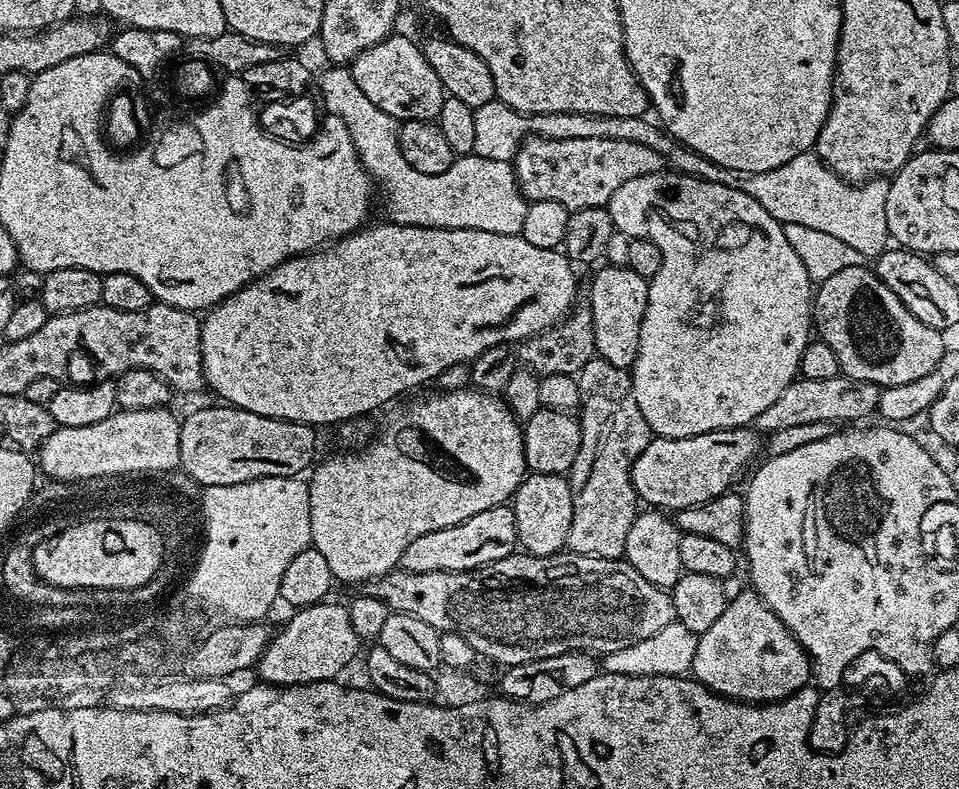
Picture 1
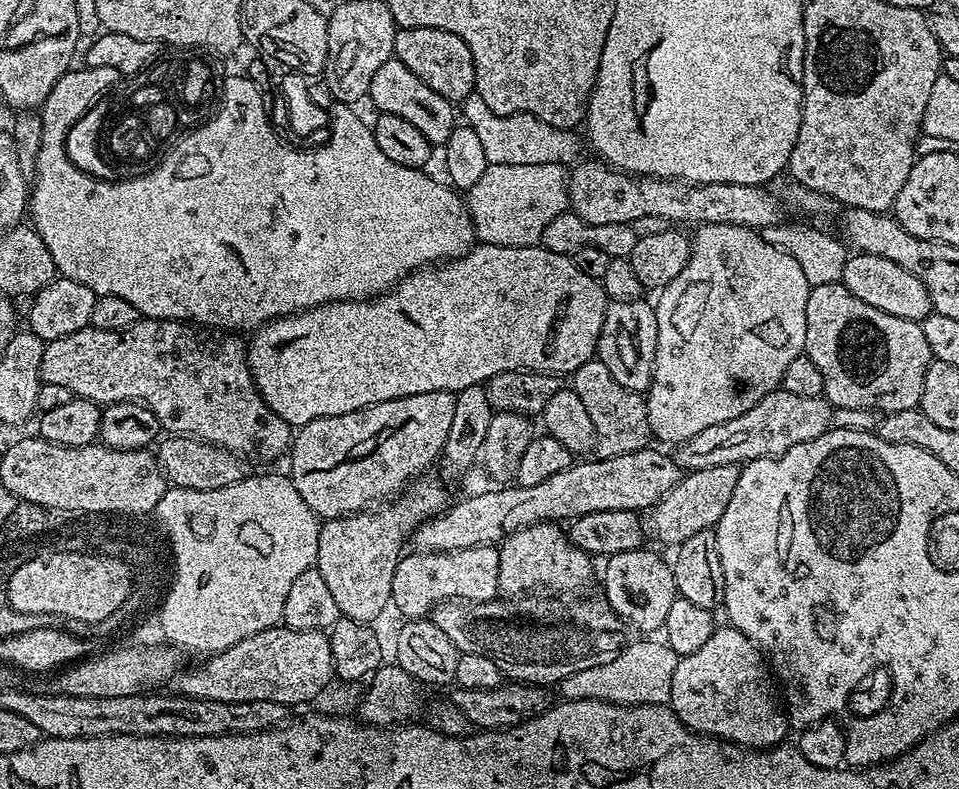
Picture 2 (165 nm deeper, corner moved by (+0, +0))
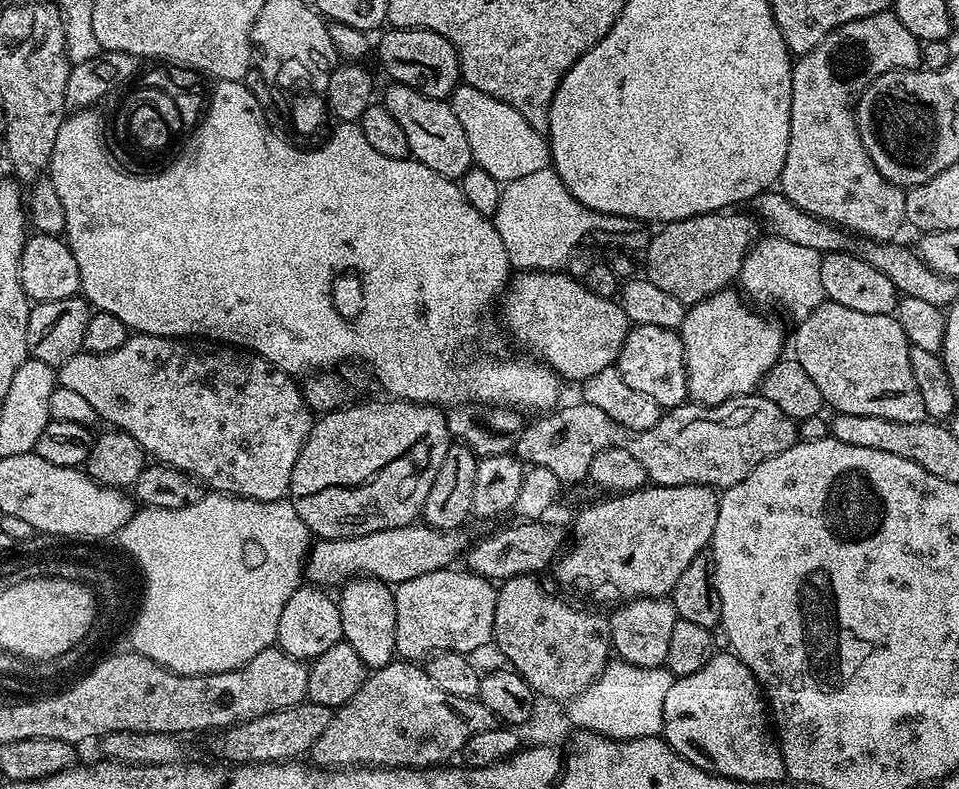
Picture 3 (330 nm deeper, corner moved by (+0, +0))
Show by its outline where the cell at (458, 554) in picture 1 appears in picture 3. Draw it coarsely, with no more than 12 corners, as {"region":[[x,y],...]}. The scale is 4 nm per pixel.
{"region":[[453,566],[395,585],[396,656],[493,643],[497,585]]}

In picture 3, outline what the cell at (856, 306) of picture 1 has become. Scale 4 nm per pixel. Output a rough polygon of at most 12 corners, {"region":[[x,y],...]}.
{"region":[[825,299],[790,348],[825,405],[925,419],[895,315]]}

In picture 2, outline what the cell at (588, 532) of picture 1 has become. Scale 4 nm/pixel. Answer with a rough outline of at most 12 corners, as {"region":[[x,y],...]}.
{"region":[[599,358],[571,373],[597,457],[649,447],[645,397]]}

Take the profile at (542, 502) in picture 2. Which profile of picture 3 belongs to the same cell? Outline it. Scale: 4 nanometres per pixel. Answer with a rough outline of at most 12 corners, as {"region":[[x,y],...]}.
{"region":[[413,522],[317,539],[306,576],[343,586],[371,576],[389,586],[453,567],[464,530]]}

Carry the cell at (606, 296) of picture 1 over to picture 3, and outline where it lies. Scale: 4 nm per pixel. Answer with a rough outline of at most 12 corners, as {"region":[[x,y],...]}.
{"region":[[629,327],[615,362],[661,410],[689,399],[679,331]]}

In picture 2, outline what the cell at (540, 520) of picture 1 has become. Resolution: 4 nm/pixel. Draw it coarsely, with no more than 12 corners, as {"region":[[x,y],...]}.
{"region":[[559,523],[502,541],[498,589],[580,594],[593,557]]}

